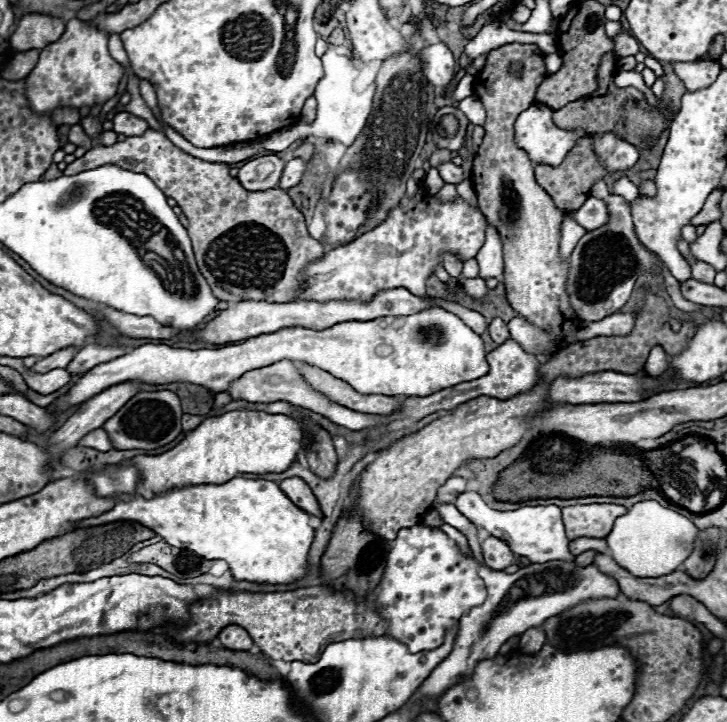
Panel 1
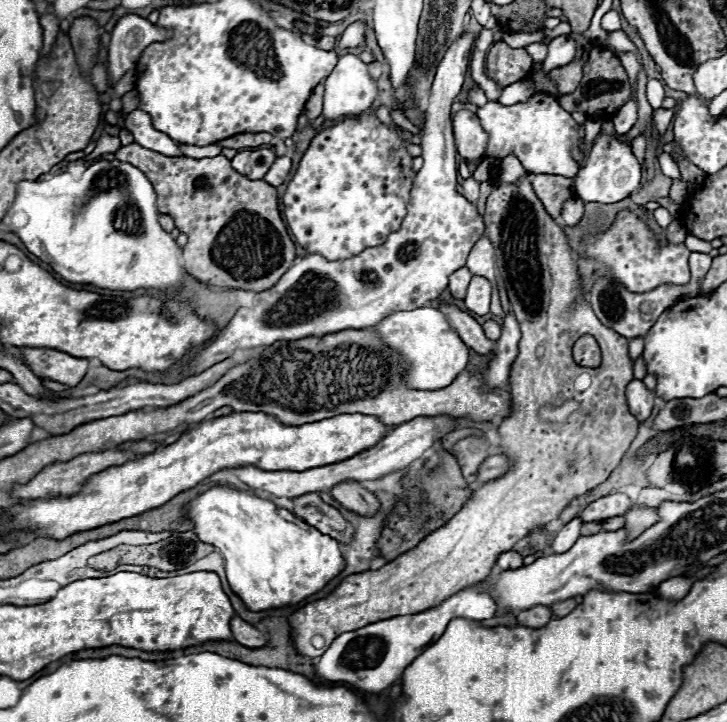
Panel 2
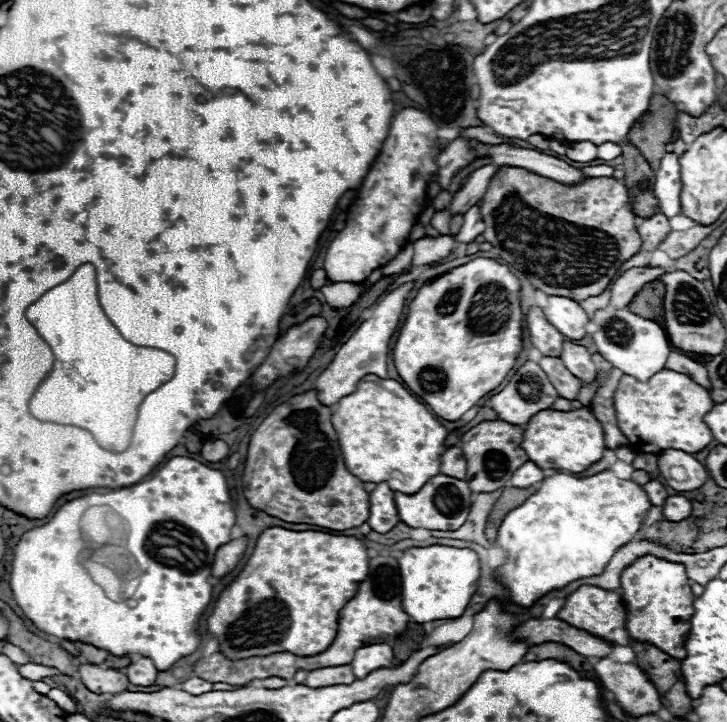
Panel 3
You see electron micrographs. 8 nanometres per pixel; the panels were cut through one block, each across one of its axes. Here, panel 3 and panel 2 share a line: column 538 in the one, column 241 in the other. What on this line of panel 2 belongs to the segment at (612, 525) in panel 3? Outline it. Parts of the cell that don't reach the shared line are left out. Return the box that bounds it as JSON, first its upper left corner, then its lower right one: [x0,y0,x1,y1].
[188,486,344,612]

